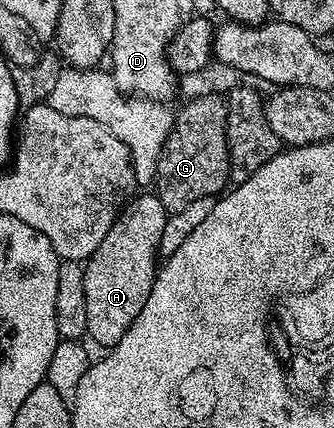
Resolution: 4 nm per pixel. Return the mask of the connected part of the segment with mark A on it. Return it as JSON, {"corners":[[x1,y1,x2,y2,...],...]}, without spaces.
{"corners":[[138,193,126,202,115,224,111,224,111,232,103,236,103,244,99,244,84,263,83,292,87,292,88,337,94,338,104,348,119,344,119,340,127,336,127,328,135,324,135,316,143,312,143,304,157,278,158,250,166,217,167,212,156,193]]}

